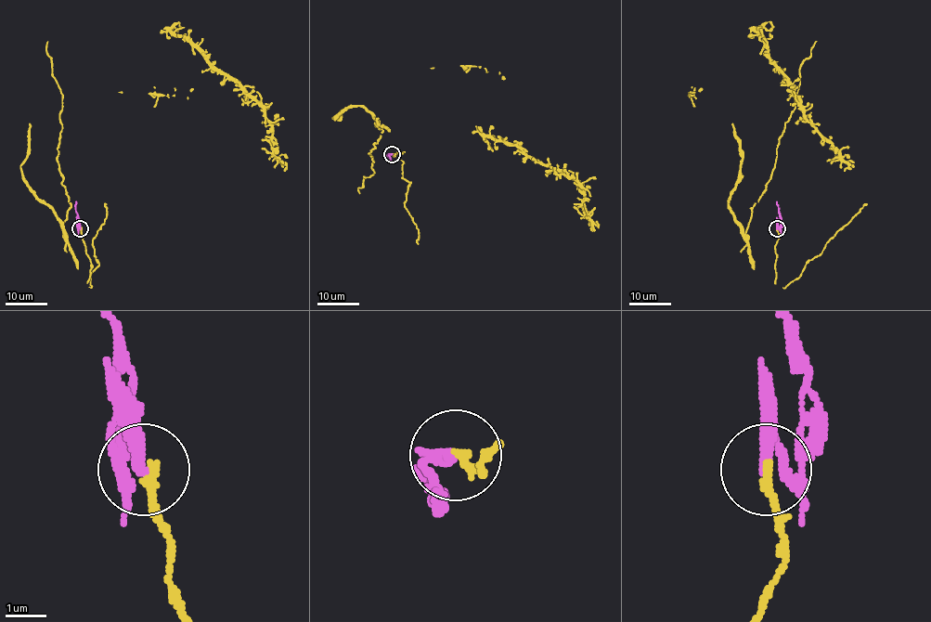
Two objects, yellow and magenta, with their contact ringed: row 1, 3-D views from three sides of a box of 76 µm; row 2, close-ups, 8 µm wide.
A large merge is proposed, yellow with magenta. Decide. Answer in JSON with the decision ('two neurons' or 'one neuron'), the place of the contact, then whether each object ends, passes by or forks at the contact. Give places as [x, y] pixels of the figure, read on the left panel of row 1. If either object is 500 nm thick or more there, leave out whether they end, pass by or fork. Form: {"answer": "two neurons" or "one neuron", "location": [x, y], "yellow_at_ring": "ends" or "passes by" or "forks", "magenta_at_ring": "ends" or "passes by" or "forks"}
{"answer": "two neurons", "location": [80, 228], "yellow_at_ring": "ends", "magenta_at_ring": "ends"}

